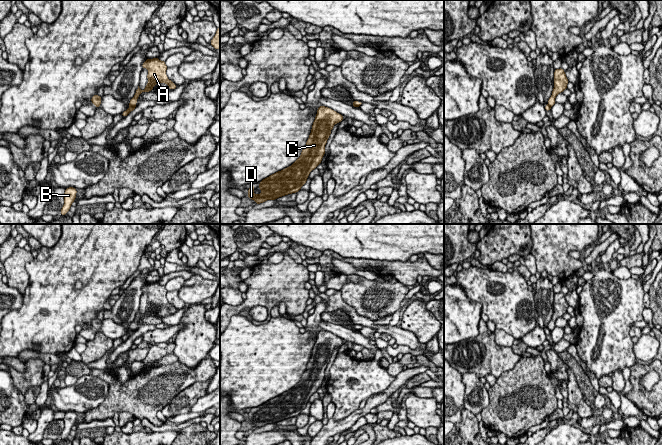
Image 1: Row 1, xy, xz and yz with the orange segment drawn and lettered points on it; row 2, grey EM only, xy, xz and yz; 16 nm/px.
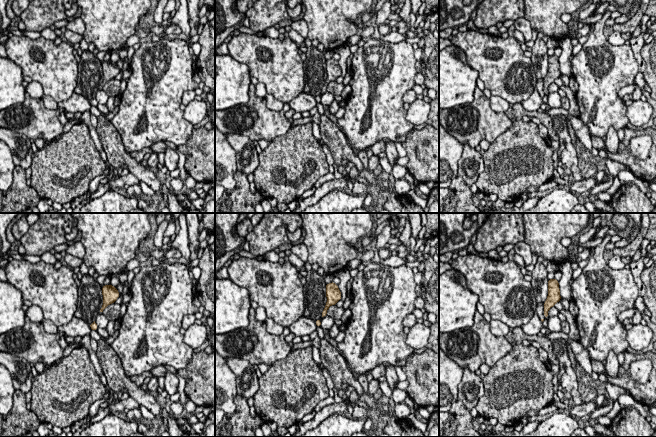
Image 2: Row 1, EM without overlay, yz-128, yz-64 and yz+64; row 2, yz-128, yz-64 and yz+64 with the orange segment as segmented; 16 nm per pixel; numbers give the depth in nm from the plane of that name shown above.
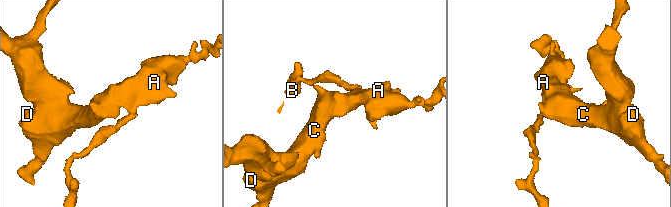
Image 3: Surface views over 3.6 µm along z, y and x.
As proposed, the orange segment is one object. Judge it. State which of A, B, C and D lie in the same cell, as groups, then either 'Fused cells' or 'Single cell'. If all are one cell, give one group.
Groups: A C D / B. Fused cells

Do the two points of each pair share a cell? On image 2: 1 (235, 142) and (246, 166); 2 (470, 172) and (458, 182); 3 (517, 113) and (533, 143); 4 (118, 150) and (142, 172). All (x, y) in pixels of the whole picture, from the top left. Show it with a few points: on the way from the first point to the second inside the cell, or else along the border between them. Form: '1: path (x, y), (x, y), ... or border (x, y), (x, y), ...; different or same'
1: path (241, 148), (246, 153), (246, 160); same
2: border (458, 175), (470, 187); different
3: border (521, 119), (513, 122); different
4: path (124, 156), (136, 168); same

